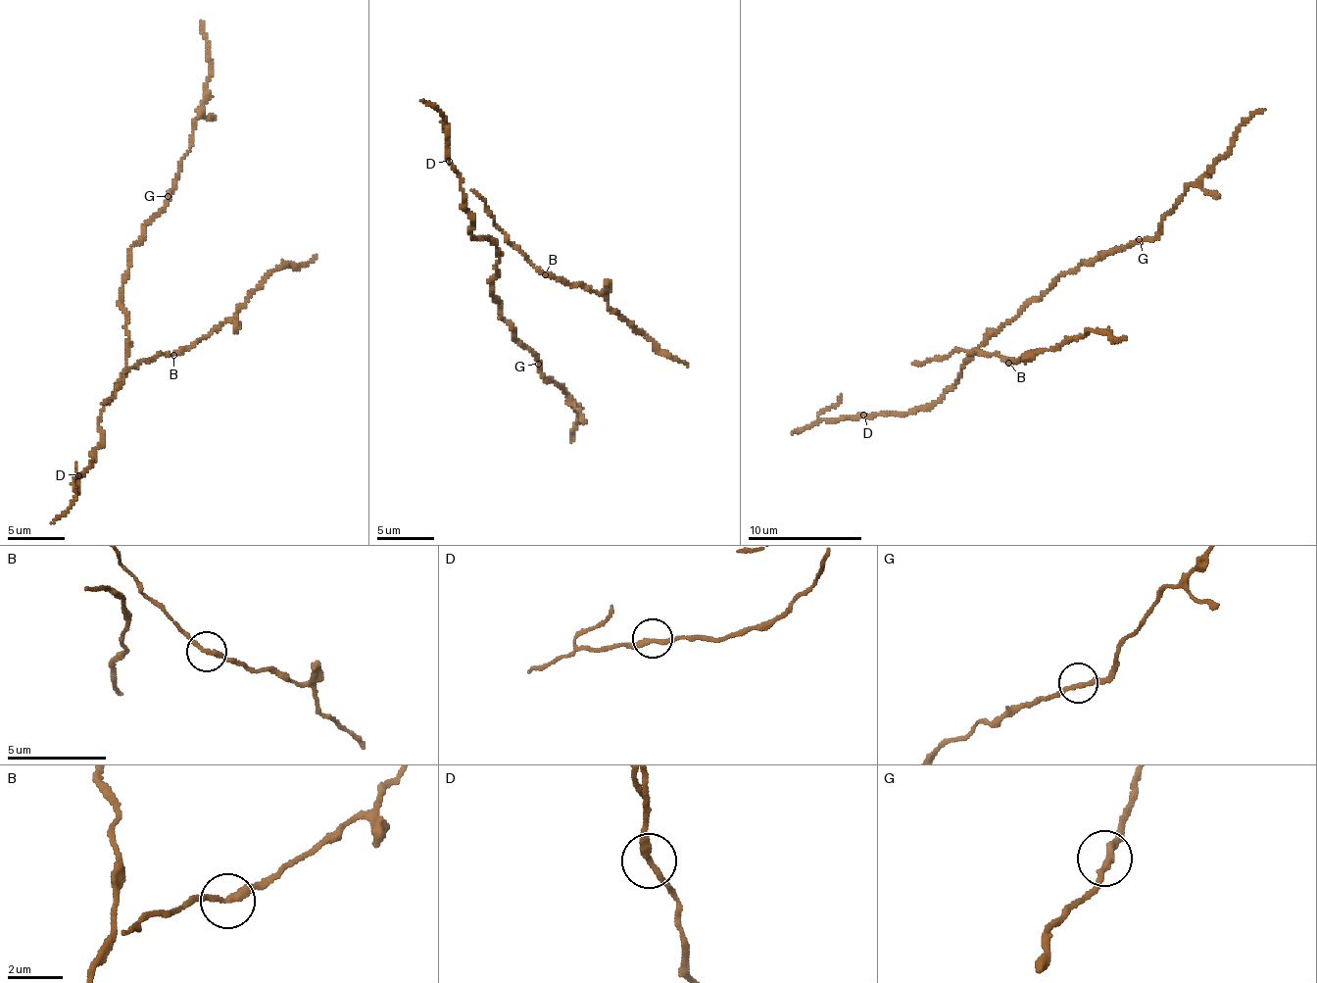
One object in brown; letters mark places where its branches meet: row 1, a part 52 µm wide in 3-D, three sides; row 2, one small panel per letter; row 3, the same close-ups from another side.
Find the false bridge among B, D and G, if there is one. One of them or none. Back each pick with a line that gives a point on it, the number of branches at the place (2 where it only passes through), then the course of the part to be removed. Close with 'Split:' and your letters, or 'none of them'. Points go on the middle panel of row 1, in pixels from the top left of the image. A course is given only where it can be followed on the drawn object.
Split: none of them

